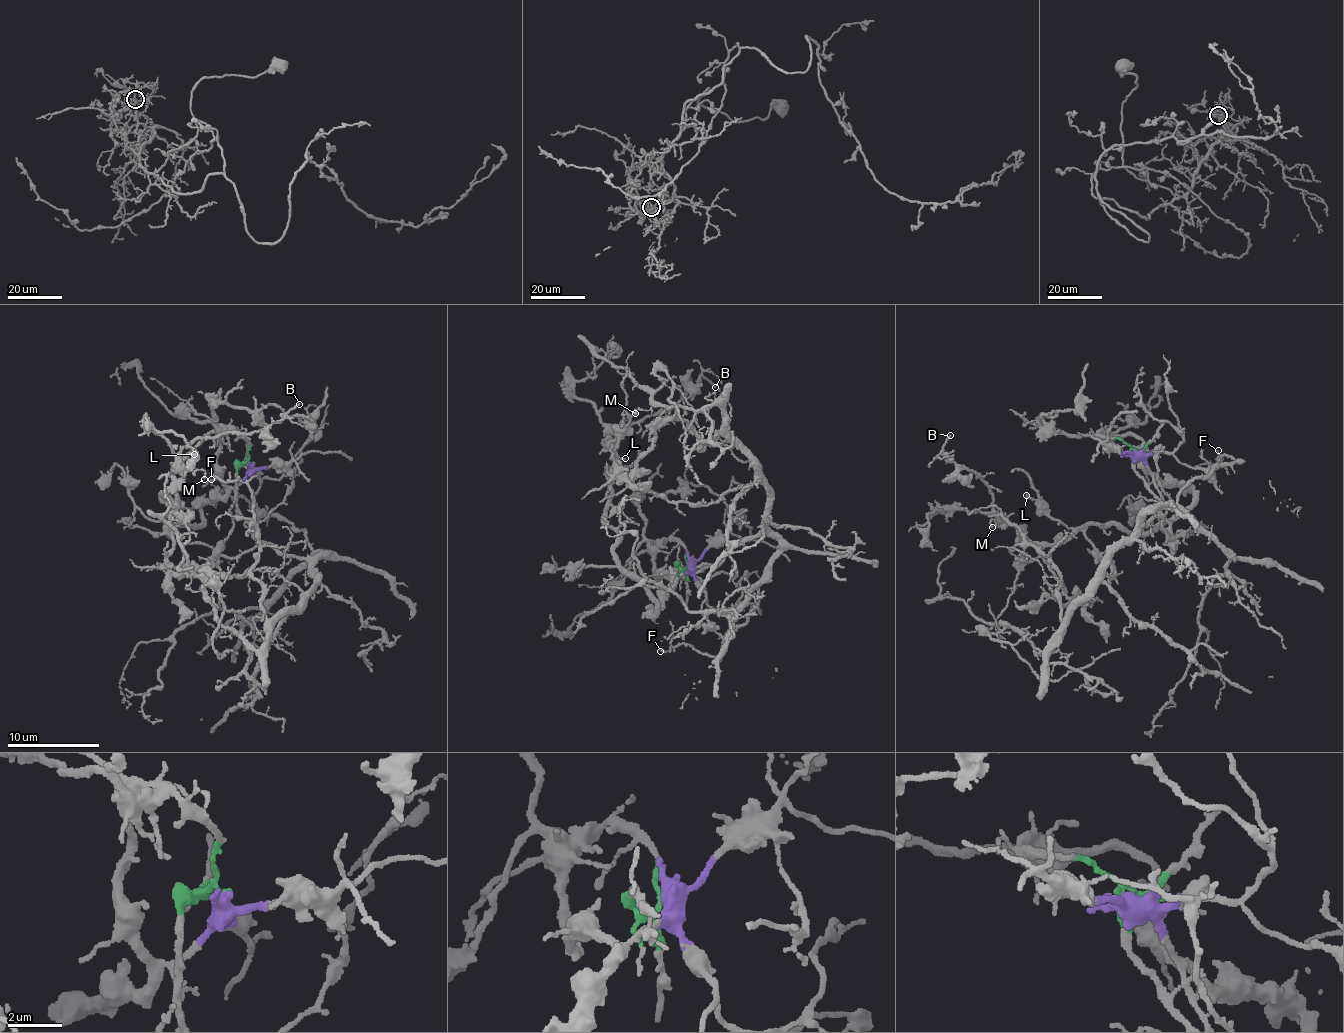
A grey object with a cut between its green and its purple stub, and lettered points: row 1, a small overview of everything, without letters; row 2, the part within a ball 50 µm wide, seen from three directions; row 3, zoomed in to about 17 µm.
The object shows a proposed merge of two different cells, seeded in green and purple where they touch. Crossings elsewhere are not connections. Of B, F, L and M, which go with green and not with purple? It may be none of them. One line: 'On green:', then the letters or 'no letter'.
On green: F

